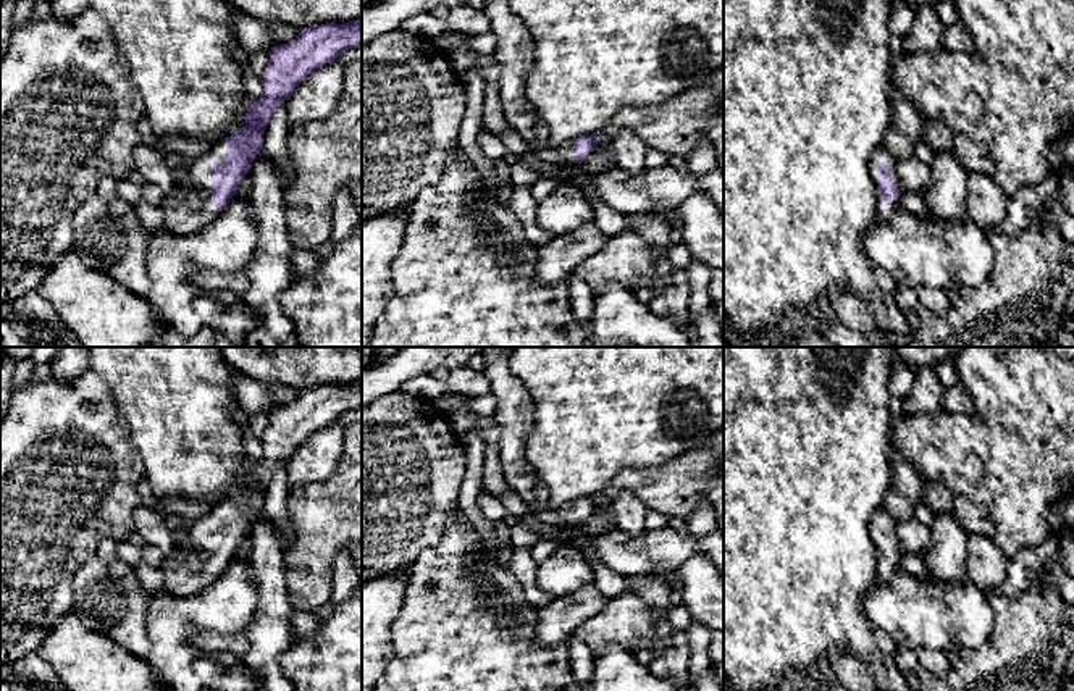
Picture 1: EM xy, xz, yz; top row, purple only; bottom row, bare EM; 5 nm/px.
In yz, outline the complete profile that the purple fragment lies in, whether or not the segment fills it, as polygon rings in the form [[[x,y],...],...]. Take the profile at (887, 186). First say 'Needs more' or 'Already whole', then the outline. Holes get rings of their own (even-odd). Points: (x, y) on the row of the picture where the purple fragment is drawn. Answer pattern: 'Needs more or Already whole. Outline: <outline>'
Needs more. Outline: [[[880,144],[871,157],[871,178],[877,187],[877,220],[887,221],[900,205],[901,191],[896,184],[896,158]]]

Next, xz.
Needs more. Outline: [[[486,0],[485,15],[496,37],[494,58],[501,65],[499,97],[507,124],[543,161],[554,165],[581,163],[599,144],[599,137],[583,136],[559,149],[547,147],[547,126],[527,98],[527,82],[533,69],[535,42],[509,0]]]

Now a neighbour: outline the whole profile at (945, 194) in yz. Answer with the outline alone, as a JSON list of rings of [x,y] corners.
[[[953,150],[935,152],[930,171],[930,181],[922,191],[925,200],[924,216],[935,223],[969,221],[966,205],[969,173],[961,166]]]

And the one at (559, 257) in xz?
[[[594,223],[554,236],[546,245],[536,247],[535,286],[565,283],[570,273],[609,239]]]

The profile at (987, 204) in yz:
[[[969,173],[966,194],[969,216],[985,234],[1008,218],[1009,199],[993,176]]]

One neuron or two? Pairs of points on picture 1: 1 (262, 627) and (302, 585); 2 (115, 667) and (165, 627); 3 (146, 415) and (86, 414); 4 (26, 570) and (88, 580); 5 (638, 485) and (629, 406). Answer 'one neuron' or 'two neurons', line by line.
1: two neurons
2: two neurons
3: two neurons
4: two neurons
5: two neurons

